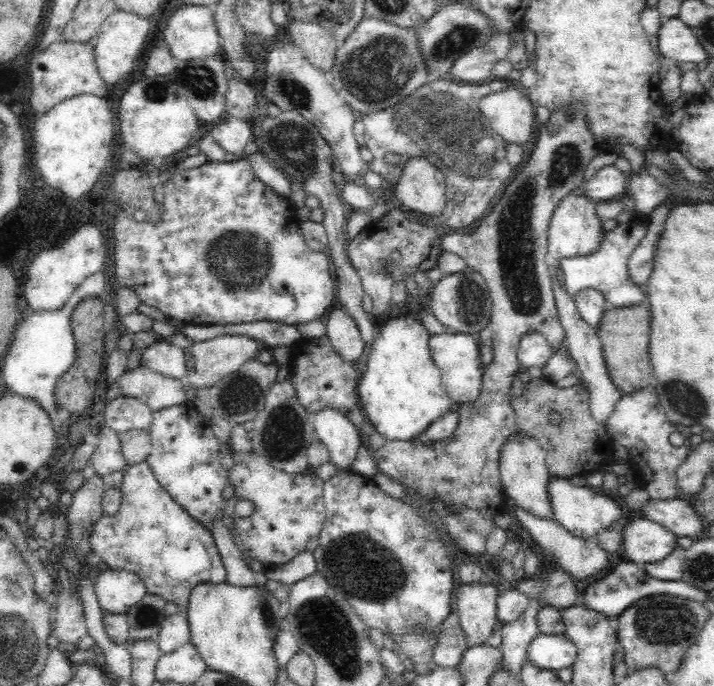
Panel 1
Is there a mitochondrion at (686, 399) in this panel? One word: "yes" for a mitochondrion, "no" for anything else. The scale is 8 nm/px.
yes

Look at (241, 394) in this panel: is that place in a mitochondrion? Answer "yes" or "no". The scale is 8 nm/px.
yes

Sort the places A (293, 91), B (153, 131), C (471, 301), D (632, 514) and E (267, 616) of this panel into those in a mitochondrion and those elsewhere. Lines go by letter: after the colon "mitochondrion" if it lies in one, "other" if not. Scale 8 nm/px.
A: mitochondrion
B: other
C: mitochondrion
D: other
E: mitochondrion

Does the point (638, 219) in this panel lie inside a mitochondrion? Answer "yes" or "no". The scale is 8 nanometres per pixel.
no

